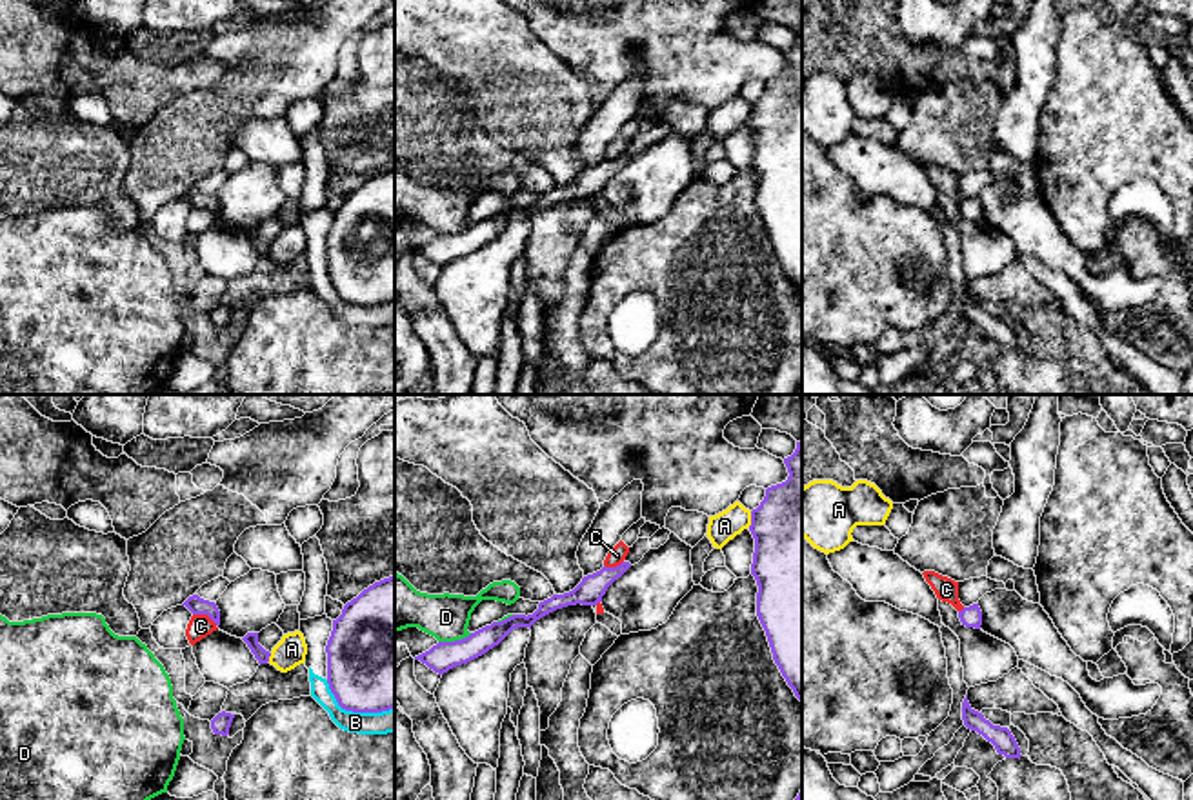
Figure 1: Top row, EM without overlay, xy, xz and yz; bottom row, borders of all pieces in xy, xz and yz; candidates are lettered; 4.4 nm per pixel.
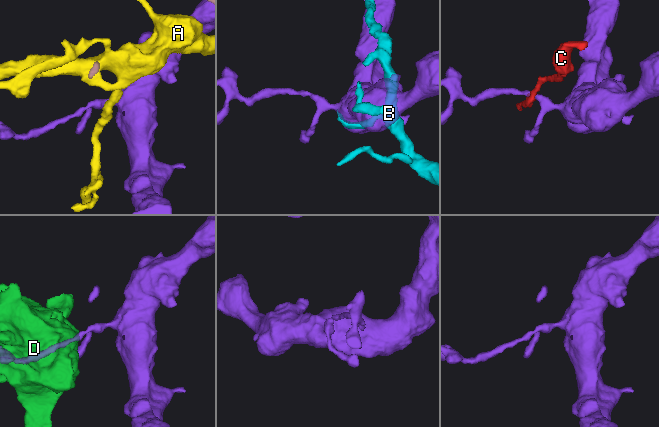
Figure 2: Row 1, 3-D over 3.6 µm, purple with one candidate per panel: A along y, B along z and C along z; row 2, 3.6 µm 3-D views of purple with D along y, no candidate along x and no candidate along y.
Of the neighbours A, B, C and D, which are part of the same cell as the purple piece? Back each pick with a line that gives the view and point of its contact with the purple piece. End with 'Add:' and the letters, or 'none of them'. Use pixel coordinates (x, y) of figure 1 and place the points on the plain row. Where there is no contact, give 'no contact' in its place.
Add: none of them

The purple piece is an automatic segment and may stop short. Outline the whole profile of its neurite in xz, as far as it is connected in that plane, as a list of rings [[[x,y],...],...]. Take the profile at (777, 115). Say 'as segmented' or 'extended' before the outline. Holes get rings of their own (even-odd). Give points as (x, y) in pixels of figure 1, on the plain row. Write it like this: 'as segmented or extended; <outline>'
as segmented; [[[802,33],[784,56],[787,73],[767,80],[760,98],[751,104],[749,124],[755,131],[751,167],[758,178],[757,209],[766,224],[773,253],[802,295]]]

